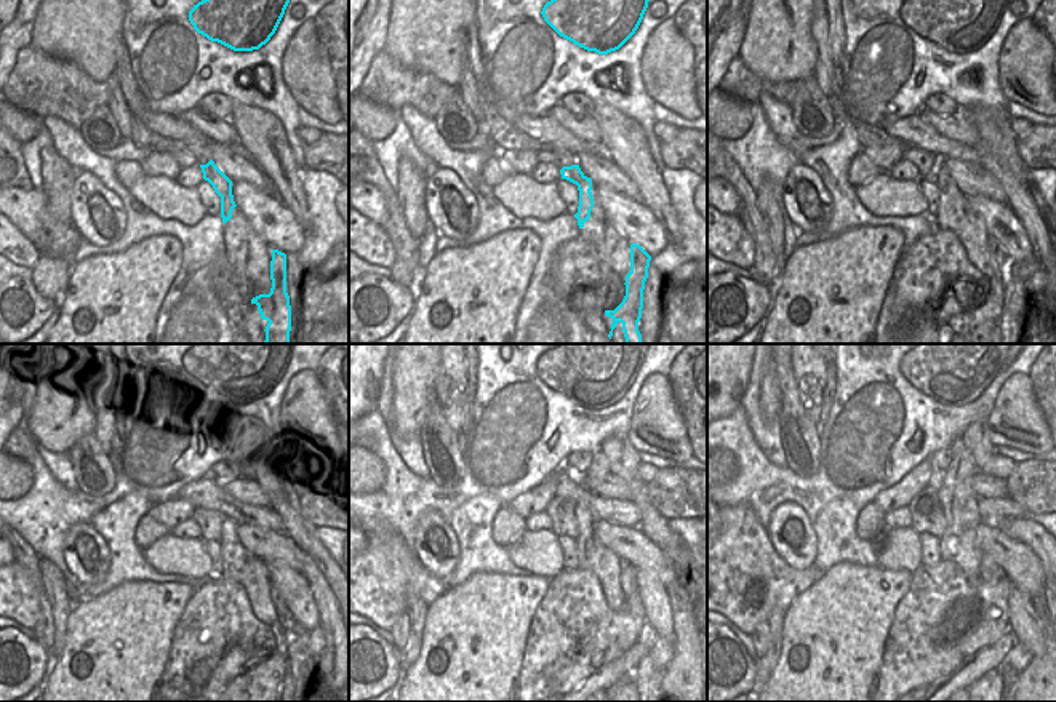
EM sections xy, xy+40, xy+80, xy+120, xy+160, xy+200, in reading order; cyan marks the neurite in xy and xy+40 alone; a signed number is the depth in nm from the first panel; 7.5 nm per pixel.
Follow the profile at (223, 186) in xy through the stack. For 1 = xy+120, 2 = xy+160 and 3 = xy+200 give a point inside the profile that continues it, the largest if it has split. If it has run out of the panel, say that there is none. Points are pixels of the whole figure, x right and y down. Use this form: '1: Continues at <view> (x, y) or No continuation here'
1: Continues at xy+120 (228, 526)
2: Continues at xy+160 (584, 517)
3: Continues at xy+200 (956, 488).

